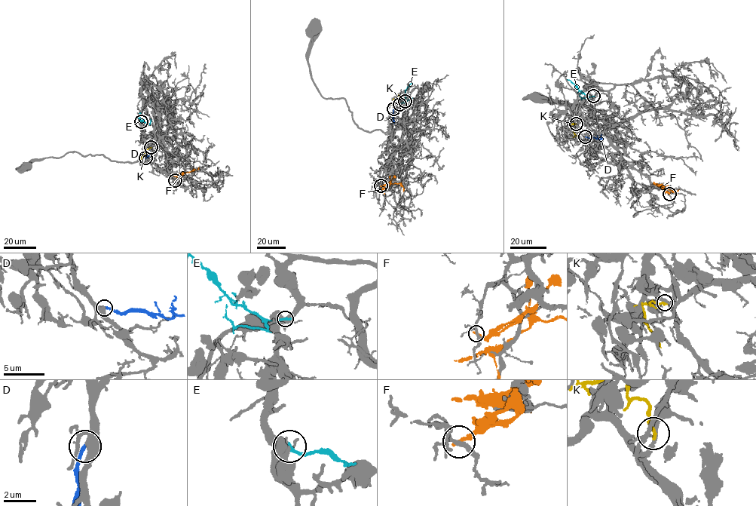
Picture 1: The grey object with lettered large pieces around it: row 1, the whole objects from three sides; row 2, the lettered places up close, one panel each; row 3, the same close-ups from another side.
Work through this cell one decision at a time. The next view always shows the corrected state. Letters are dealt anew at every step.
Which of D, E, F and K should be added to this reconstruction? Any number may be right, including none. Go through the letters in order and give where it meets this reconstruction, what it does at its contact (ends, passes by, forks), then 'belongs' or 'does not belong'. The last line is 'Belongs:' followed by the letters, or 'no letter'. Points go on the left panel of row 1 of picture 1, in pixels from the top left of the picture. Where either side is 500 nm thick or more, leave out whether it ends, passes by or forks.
D: meets grey at (145, 157); it ends there; belongs
E: meets grey at (141, 121); it ends there; does not belong
F: meets grey at (175, 180); it ends there; does not belong
K: meets grey at (151, 147); it ends there; does not belong
Belongs: D

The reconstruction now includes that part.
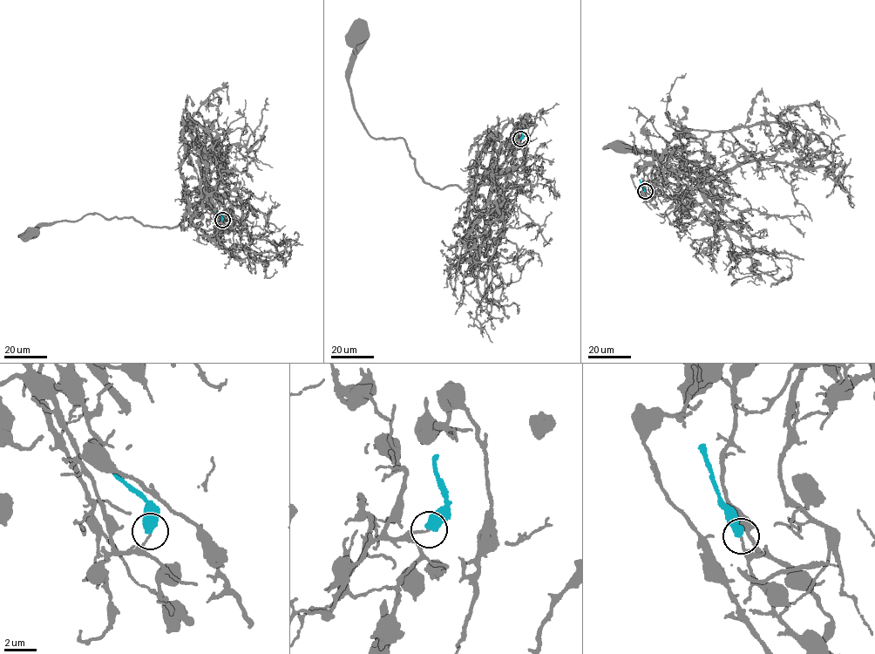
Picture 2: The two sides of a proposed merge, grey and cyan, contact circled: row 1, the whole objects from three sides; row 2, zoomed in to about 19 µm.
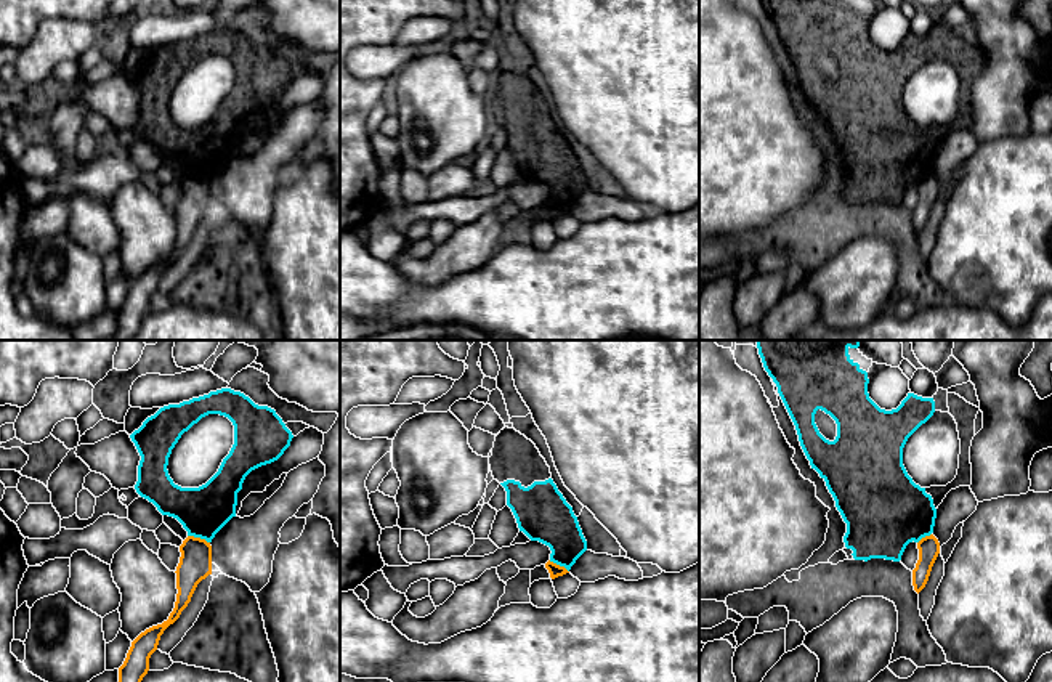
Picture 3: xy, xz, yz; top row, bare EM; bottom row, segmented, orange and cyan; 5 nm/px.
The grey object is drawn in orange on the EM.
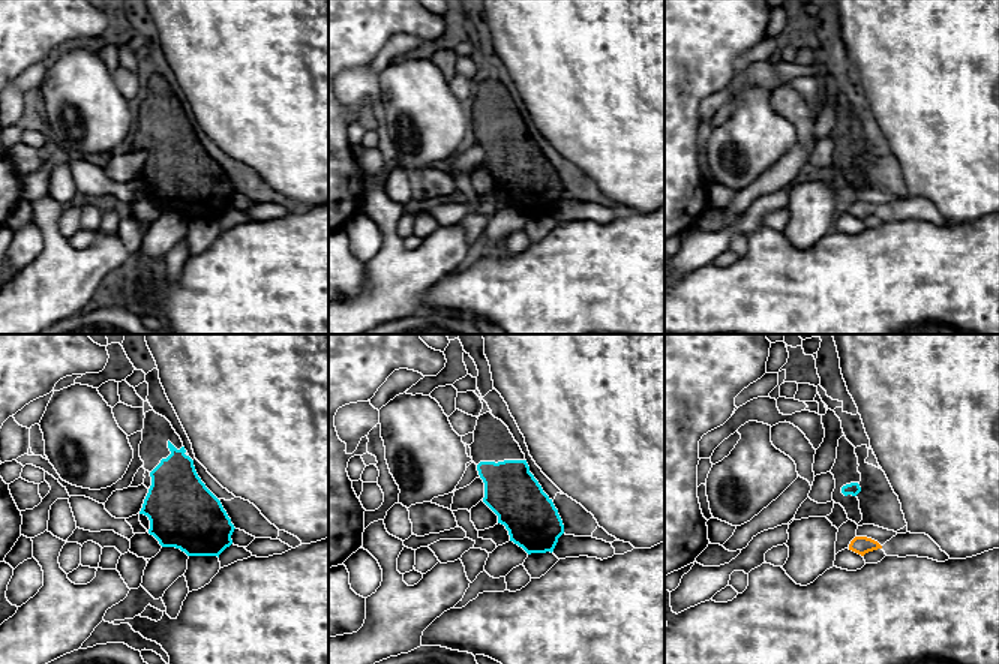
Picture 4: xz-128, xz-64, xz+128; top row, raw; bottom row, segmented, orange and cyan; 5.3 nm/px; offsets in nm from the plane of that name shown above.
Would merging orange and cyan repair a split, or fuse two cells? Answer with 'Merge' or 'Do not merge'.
Do not merge

